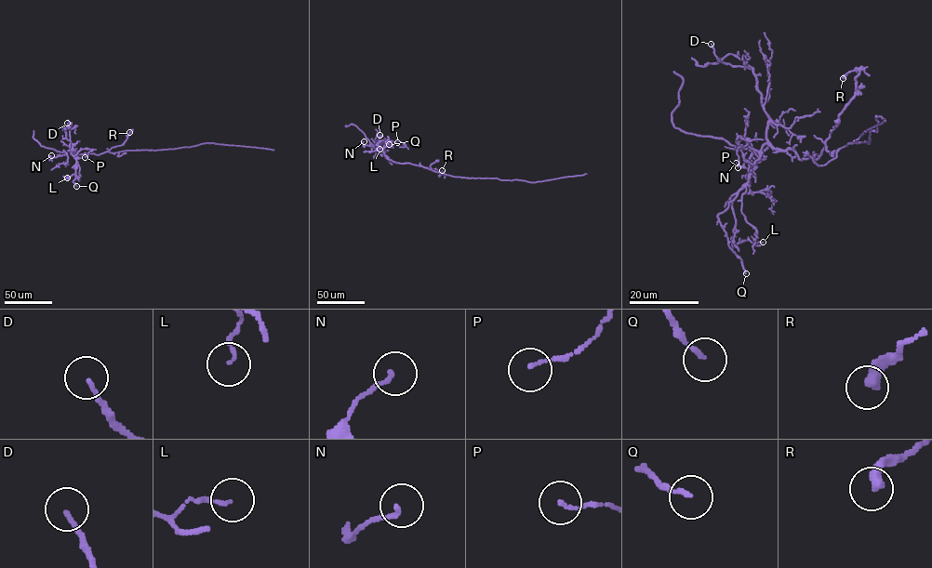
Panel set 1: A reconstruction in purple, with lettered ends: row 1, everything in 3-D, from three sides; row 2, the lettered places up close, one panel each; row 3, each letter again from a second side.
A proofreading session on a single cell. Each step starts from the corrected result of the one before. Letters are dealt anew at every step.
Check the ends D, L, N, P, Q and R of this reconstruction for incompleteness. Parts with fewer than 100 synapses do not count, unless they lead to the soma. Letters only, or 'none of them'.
none of them

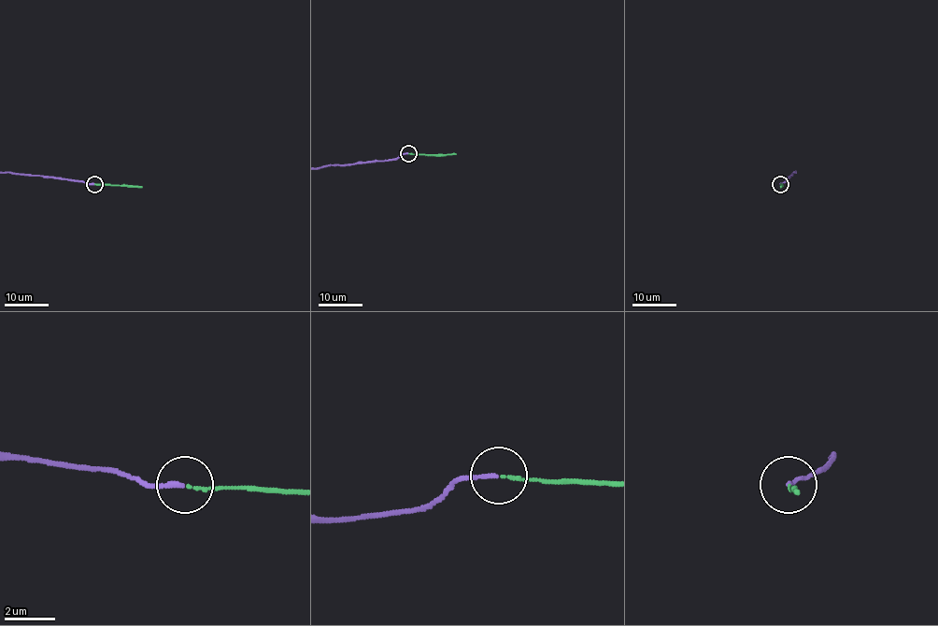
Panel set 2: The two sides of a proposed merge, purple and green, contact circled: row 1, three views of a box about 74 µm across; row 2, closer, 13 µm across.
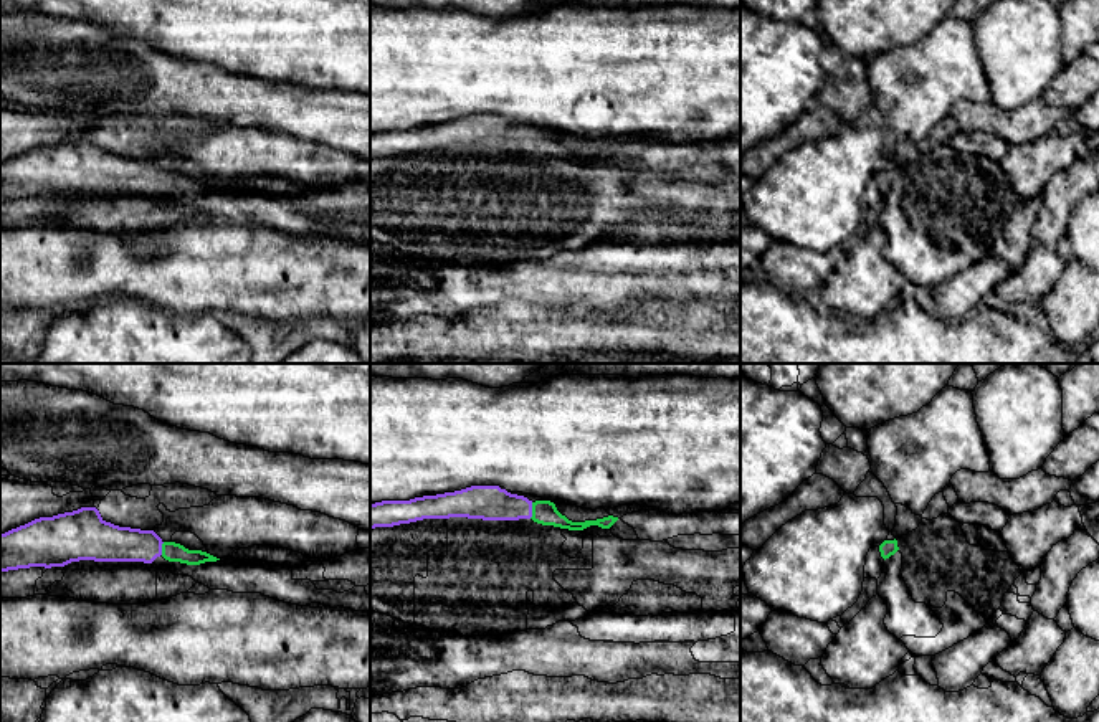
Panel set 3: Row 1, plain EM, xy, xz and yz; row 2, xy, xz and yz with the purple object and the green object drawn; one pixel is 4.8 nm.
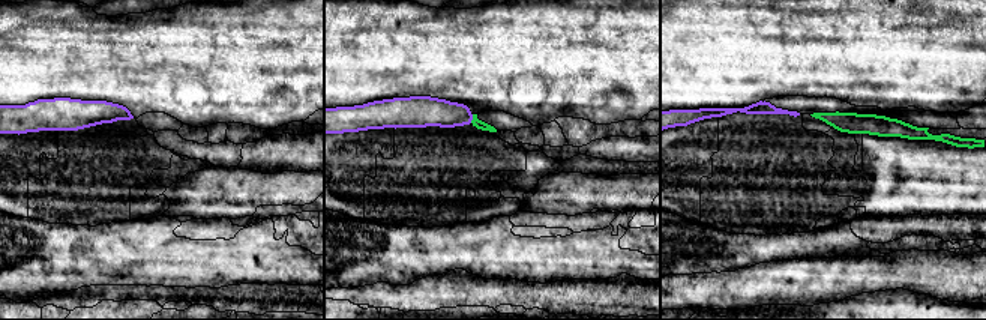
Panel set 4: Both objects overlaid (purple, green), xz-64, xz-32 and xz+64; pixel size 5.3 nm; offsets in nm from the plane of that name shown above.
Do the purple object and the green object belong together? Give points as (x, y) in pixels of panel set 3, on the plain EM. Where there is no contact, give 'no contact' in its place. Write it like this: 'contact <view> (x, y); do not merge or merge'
contact xz (531, 141); merge

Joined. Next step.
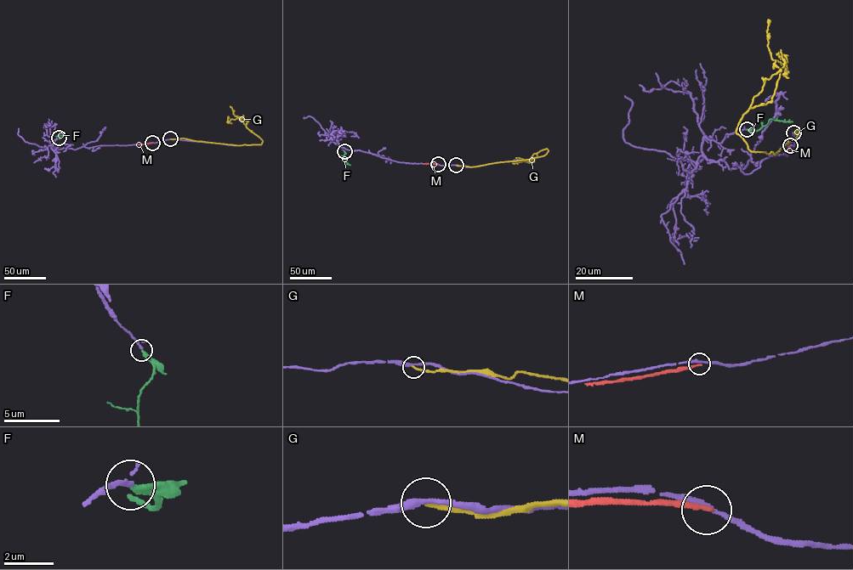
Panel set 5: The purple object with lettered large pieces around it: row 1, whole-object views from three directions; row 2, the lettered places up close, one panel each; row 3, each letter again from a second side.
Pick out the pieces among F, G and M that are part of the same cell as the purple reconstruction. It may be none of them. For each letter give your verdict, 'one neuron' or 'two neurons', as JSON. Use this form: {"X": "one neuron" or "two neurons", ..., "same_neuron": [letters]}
{"F": "one neuron", "G": "two neurons", "M": "two neurons", "same_neuron": ["F"]}

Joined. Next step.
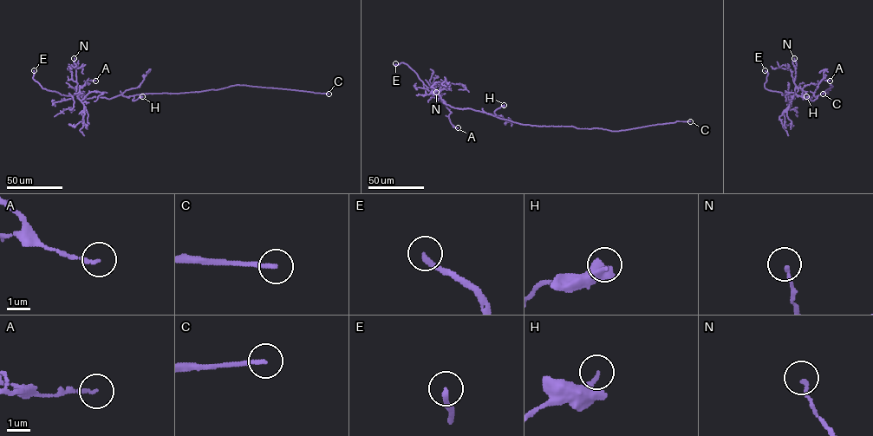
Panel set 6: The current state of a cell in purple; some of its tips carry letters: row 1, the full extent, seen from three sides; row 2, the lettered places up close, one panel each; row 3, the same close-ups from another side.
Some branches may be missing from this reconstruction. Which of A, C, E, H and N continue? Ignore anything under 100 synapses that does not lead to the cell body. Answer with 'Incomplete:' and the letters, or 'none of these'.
Incomplete: C, E

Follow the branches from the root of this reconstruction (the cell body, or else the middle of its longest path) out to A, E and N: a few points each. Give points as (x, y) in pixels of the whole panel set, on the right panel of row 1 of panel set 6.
A: (826, 93), (805, 99), (798, 95), (795, 88), (802, 88), (804, 85), (816, 84), (821, 80), (830, 81)
E: (826, 93), (805, 99), (803, 95), (789, 95), (768, 90), (765, 87), (768, 74), (765, 70)
N: (826, 93), (816, 96), (814, 94), (811, 99), (796, 94), (794, 81), (797, 63), (794, 58)

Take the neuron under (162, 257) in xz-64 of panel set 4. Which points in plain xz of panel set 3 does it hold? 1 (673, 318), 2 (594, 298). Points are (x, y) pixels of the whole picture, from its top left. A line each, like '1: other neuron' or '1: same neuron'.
1: other neuron
2: same neuron

